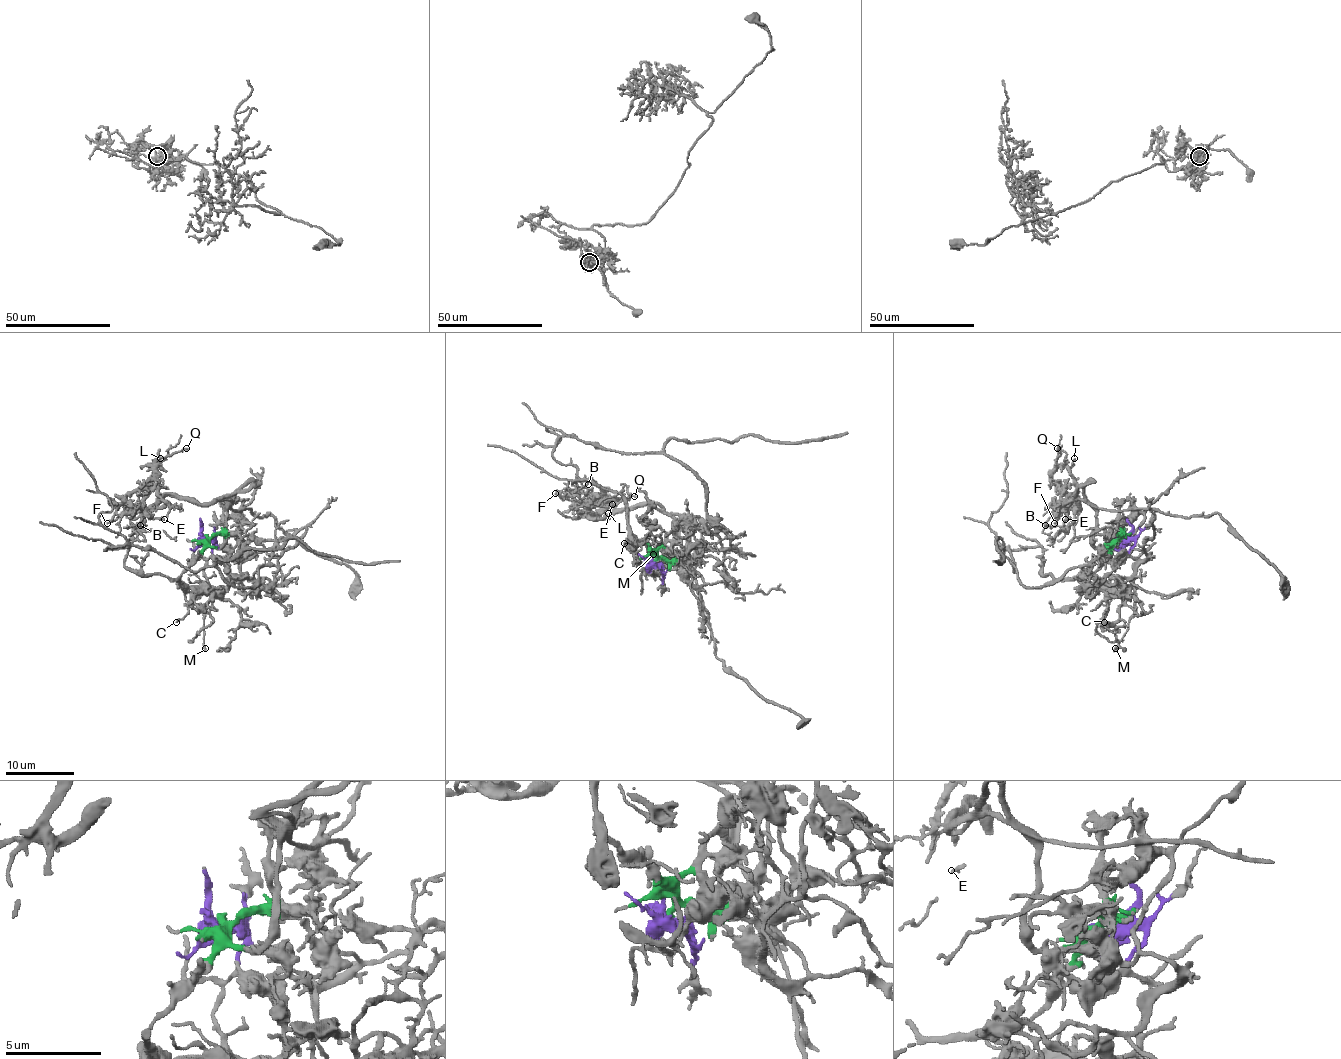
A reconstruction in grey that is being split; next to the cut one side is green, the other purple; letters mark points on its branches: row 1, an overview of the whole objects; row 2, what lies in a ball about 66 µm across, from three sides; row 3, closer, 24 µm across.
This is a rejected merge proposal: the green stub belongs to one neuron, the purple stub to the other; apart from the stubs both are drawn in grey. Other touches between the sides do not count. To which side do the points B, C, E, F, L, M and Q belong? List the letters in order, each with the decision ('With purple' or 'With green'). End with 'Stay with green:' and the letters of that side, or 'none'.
B: With green
C: With purple
E: With green
F: With green
L: With green
M: With purple
Q: With green
Stay with green: B, E, F, L, Q

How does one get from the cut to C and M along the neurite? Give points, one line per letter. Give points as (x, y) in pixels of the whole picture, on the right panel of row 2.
C: (1125, 537), (1134, 542), (1129, 554), (1136, 561), (1134, 583), (1111, 595), (1105, 621)
M: (1125, 537), (1134, 542), (1129, 554), (1136, 561), (1136, 609), (1129, 628), (1115, 649)

